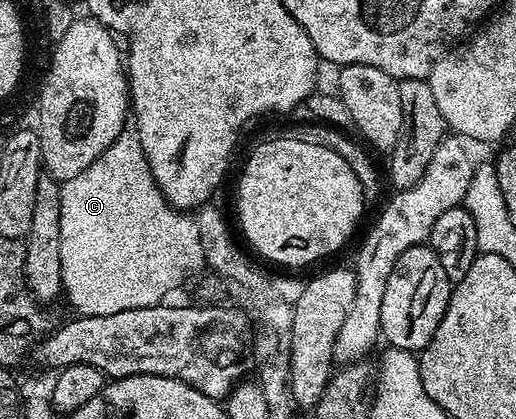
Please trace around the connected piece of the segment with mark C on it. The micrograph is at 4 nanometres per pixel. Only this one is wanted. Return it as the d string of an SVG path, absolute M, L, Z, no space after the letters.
M123 129L116 137L116 141L112 141L112 145L108 145L108 149L104 149L104 153L100 153L100 157L96 157L96 161L92 161L92 165L88 165L88 169L84 169L84 173L76 173L76 177L65 180L61 184L61 188L60 273L62 274L62 289L64 299L67 299L75 307L75 312L78 315L107 315L108 313L124 313L124 309L144 309L145 307L159 306L165 300L162 298L169 291L176 290L193 271L198 271L201 268L203 270L207 266L195 216L183 213L164 197L164 193L158 188L152 177L152 169L148 165L148 157L137 130Z

